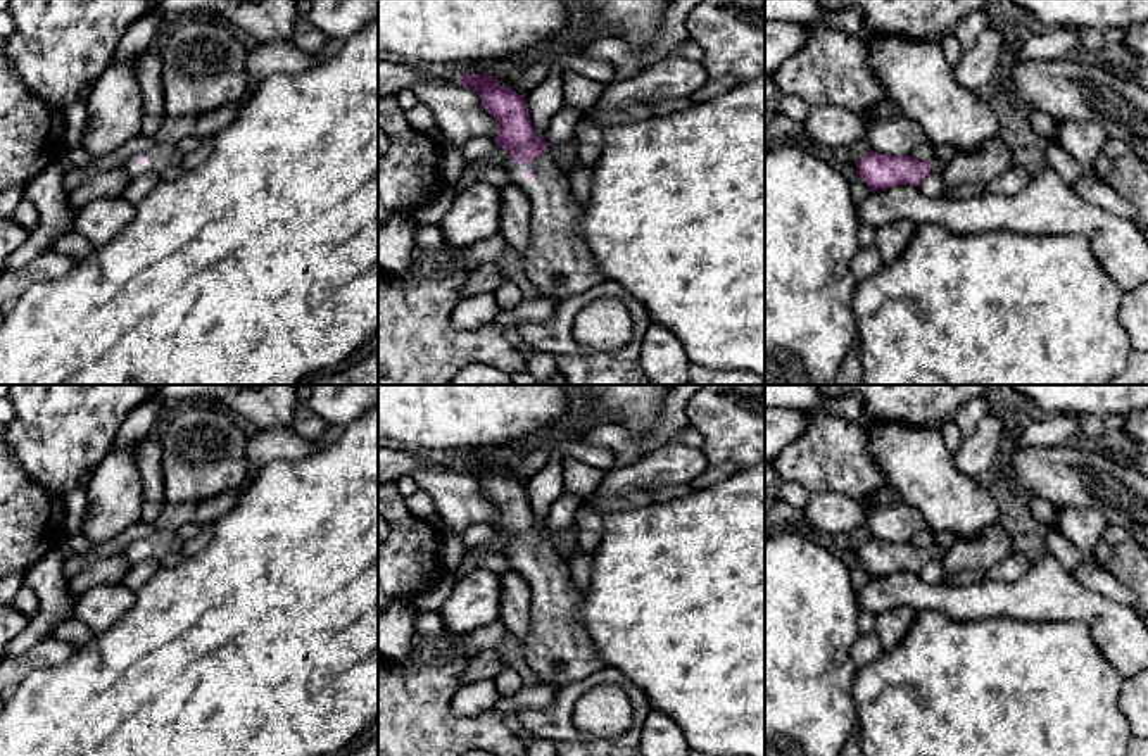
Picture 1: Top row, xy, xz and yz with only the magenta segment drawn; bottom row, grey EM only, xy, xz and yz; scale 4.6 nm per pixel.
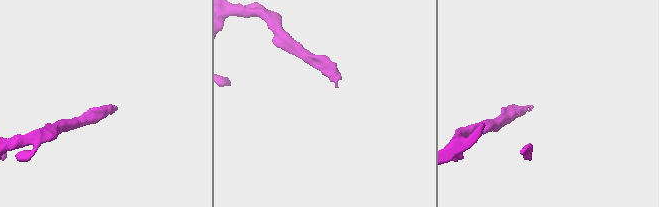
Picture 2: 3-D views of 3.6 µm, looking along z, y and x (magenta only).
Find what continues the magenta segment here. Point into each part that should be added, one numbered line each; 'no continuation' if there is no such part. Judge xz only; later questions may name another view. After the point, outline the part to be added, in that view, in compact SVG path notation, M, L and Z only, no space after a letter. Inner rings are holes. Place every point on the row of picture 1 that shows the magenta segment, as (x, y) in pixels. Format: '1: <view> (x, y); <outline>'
1: xz (560, 264); M546 152L528 164L509 161L506 171L532 204L525 271L537 297L556 306L608 281L585 242L571 233L582 204L571 197L568 176Z

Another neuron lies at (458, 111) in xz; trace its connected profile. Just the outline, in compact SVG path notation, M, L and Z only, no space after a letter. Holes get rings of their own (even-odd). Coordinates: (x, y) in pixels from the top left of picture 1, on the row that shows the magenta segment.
M426 76L409 86L419 104L428 107L445 135L445 145L463 148L471 138L495 142L499 124L483 109L476 91L447 85L440 76Z

